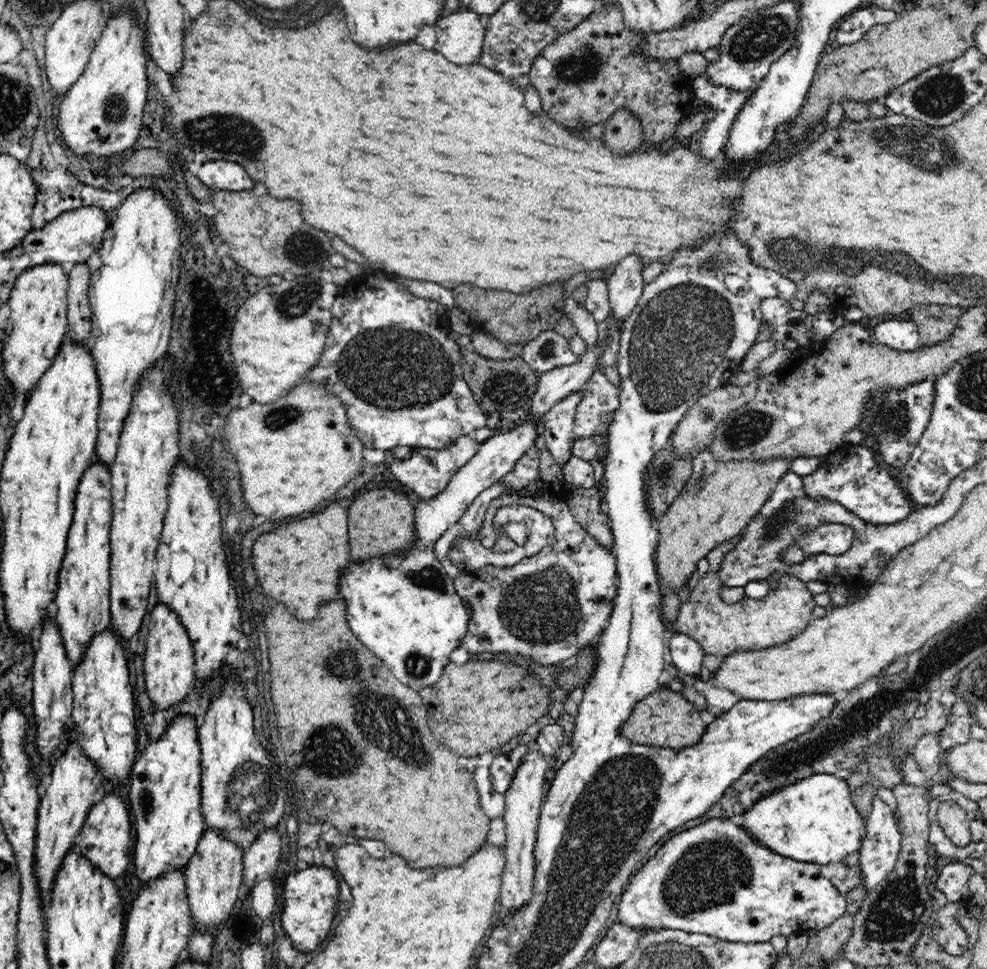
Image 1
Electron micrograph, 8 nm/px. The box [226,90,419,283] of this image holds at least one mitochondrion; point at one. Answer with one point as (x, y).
(304, 249)

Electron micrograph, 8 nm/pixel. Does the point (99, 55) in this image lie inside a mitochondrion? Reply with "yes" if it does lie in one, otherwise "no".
no

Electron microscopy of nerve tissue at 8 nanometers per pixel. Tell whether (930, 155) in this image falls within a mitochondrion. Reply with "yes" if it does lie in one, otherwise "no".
yes

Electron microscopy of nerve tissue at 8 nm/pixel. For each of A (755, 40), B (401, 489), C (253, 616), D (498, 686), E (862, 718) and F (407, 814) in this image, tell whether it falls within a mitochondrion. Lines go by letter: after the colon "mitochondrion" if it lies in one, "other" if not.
A: mitochondrion
B: other
C: other
D: other
E: mitochondrion
F: other

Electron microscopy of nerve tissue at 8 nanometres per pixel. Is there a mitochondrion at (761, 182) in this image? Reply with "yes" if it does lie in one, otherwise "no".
no

